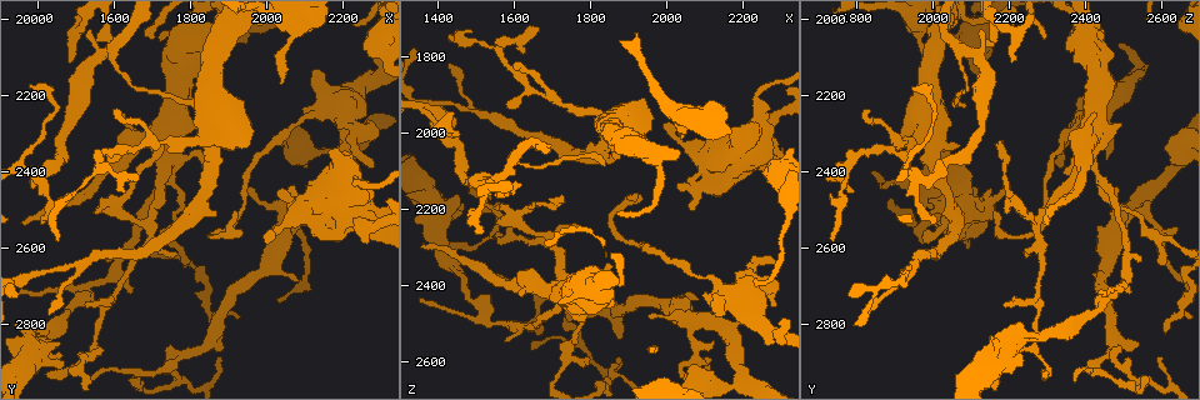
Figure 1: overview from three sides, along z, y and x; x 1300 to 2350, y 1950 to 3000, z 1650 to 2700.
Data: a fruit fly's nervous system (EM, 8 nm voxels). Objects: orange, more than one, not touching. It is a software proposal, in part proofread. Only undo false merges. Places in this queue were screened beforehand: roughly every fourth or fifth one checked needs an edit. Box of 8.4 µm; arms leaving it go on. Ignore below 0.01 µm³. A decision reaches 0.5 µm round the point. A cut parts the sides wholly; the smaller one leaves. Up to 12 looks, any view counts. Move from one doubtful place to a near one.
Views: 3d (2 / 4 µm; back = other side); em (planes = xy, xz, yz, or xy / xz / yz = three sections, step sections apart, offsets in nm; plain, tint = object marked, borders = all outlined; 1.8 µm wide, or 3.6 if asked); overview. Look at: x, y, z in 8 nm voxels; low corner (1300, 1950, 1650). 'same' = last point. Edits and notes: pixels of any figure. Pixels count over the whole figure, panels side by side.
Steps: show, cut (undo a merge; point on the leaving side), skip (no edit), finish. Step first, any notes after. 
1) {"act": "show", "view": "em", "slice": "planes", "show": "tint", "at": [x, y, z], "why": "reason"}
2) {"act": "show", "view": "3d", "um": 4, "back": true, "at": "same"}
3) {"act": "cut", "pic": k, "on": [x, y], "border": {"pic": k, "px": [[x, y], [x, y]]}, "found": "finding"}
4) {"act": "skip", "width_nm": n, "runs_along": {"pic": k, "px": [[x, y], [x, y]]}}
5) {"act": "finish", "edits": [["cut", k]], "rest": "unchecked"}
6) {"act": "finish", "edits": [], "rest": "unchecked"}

{"act": "show", "view": "em", "um": 3.6, "slice": "planes", "show": "tint", "at": [2255, 2455, 1970], "why": "sharp bend"}

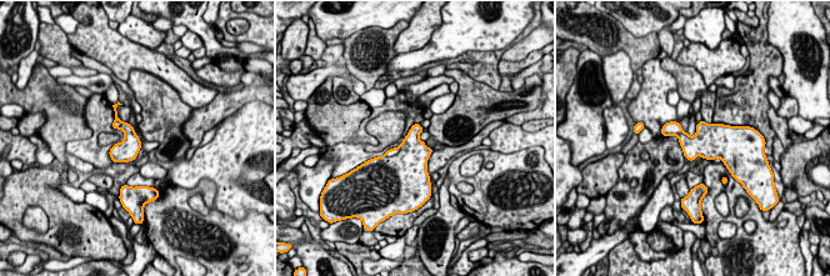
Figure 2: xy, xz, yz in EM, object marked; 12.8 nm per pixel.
{"act": "cut", "pic": 2, "on": [391, 151], "border": {"pic": 2, "px": [[400, 150], [391, 155], [384, 155]]}, "found": "a second cell is stuck on"}

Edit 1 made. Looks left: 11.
{"act": "show", "view": "overview"}

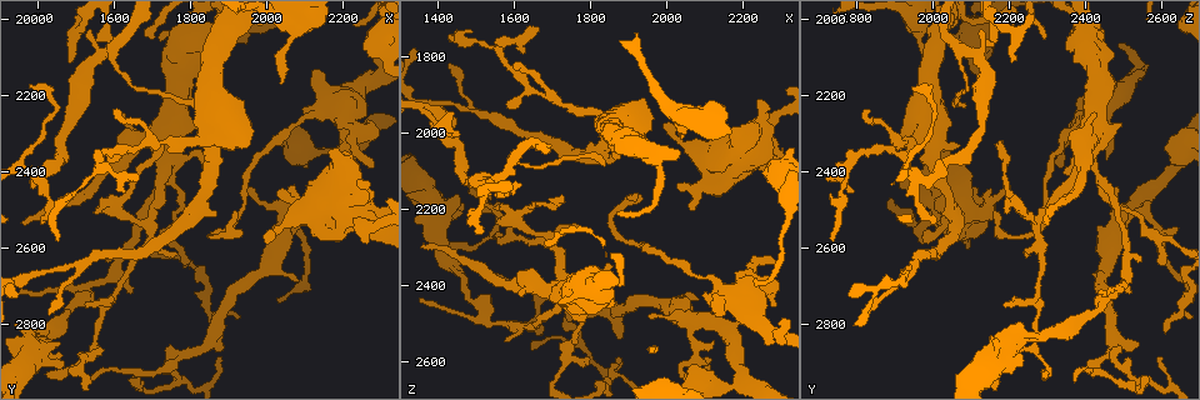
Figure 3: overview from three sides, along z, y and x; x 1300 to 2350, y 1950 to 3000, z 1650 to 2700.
{"act": "show", "view": "3d", "um": 4, "at": [1615, 2495, 2230], "why": "arms part here"}

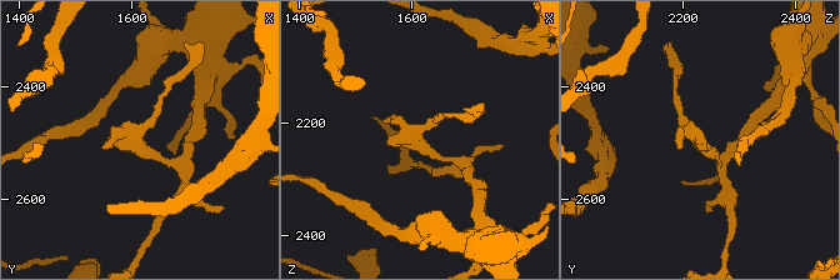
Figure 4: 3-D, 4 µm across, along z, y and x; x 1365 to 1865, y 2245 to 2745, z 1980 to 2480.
{"act": "show", "view": "em", "slice": "xz", "step": 8, "show": "tint", "at": [1605, 2495, 2230], "why": "now the EM"}

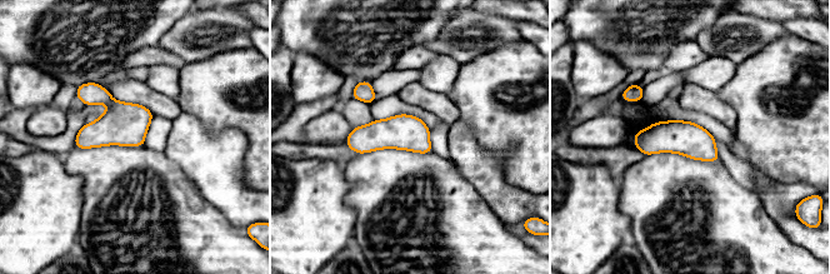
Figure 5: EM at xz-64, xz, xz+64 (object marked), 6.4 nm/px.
{"act": "show", "view": "em", "slice": "planes", "show": "tint", "at": "same", "why": "cut it another way"}

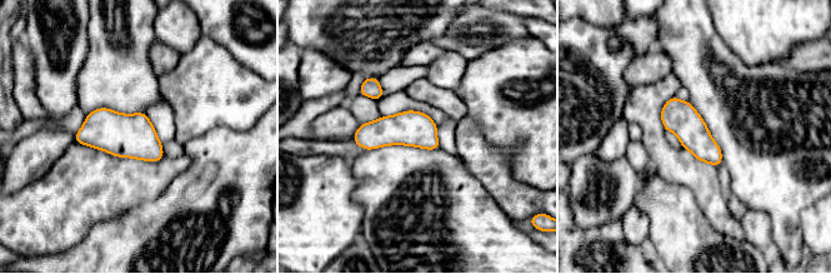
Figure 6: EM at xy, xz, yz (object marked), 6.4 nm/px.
{"act": "skip", "width_nm": 220, "found": "continuous, no second cell"}

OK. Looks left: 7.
{"act": "show", "view": "em", "slice": "xz", "step": 8, "show": "tint", "at": [1750, 2360, 2415], "why": "abrupt turn"}

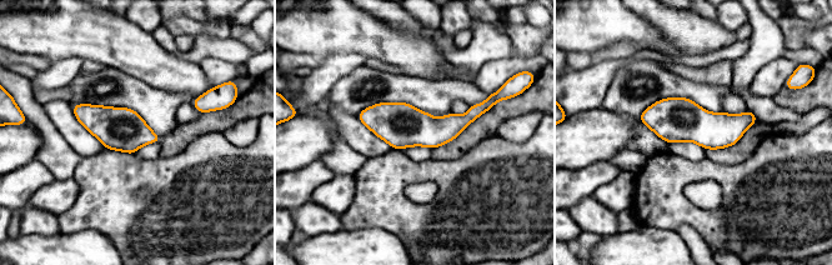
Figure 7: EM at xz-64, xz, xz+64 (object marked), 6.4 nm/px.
{"act": "show", "view": "em", "slice": "planes", "show": "borders", "at": "same"}

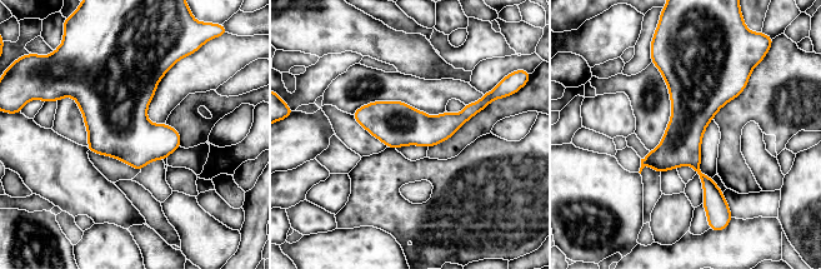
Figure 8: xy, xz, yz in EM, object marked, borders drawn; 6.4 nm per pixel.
{"act": "skip", "width_nm": 280, "found": "all the same cell"}

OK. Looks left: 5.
{"act": "show", "view": "3d", "um": 2, "at": [1525, 2700, 2490], "why": "branch point"}

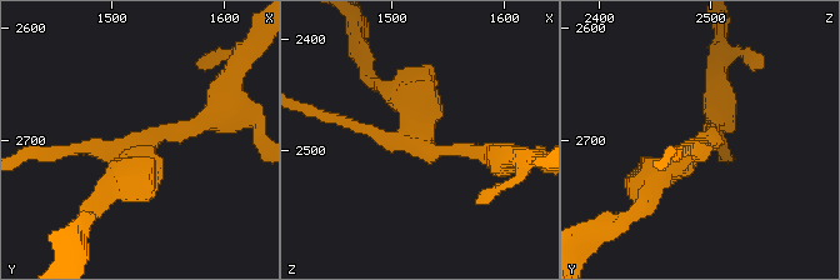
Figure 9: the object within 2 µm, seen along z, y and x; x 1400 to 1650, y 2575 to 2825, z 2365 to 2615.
{"act": "show", "view": "em", "slice": "planes", "show": "tint", "at": [1534, 2700, 2492]}

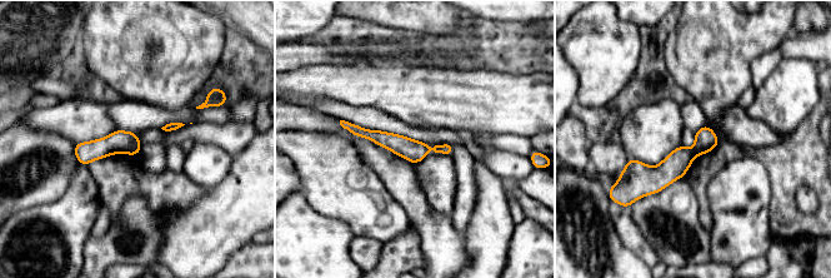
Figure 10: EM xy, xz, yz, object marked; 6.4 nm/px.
{"act": "cut", "pic": 10, "on": [675, 165], "border": {"pic": 10, "px": [[690, 149], [695, 155]]}, "found": "a second cell is stuck on"}

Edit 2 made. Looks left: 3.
{"act": "finish", "edits": [["cut", 2], ["cut", 10]], "rest": "unchecked"}

